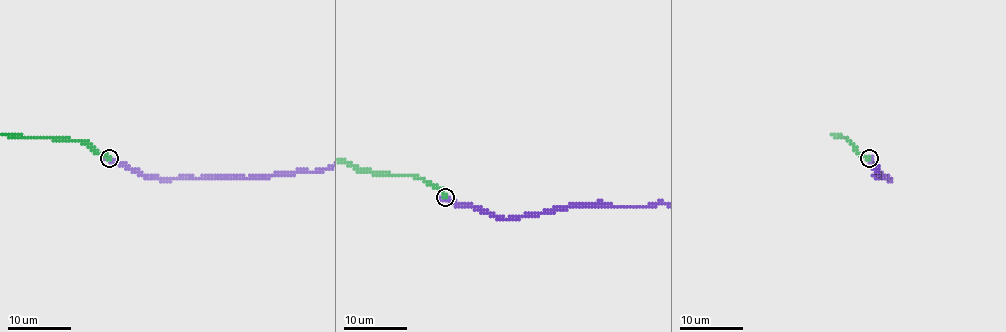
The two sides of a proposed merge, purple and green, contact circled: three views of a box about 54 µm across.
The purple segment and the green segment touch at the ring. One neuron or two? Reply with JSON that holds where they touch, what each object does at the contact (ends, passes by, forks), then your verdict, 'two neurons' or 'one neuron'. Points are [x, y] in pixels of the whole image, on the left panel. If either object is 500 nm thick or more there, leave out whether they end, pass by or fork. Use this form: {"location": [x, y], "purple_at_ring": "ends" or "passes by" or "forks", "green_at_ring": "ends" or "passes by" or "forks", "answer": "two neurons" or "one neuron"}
{"location": [109, 158], "purple_at_ring": "ends", "green_at_ring": "ends", "answer": "two neurons"}

